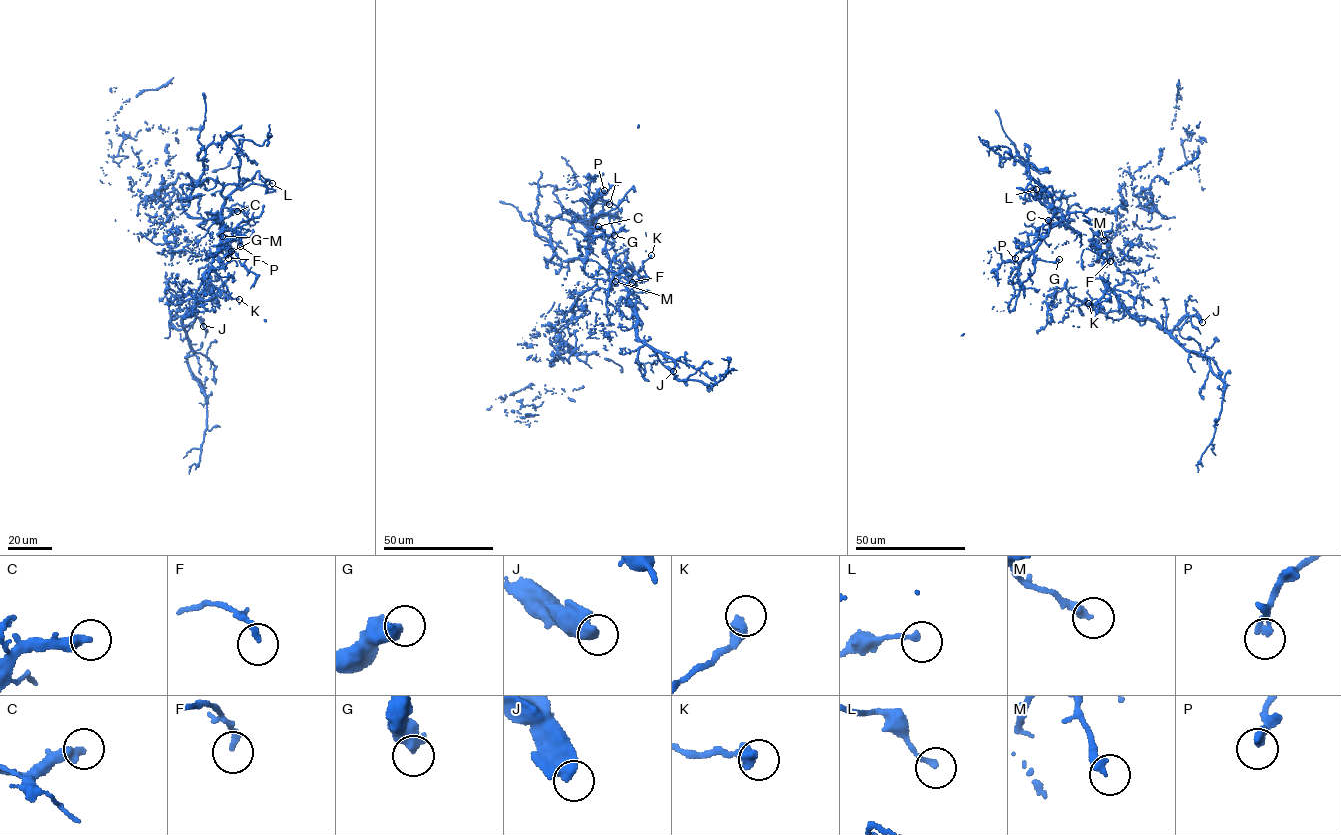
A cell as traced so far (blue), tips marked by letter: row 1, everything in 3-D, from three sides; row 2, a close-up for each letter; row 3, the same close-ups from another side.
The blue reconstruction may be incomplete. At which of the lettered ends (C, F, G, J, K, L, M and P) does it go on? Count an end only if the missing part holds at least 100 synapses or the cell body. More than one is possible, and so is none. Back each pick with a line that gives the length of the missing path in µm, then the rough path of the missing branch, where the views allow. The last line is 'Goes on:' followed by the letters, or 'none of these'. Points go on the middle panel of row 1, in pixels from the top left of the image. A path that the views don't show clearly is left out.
C: missing 30 µm; course (598, 226), (609, 221), (615, 230), (620, 230), (626, 219)
Goes on: C

